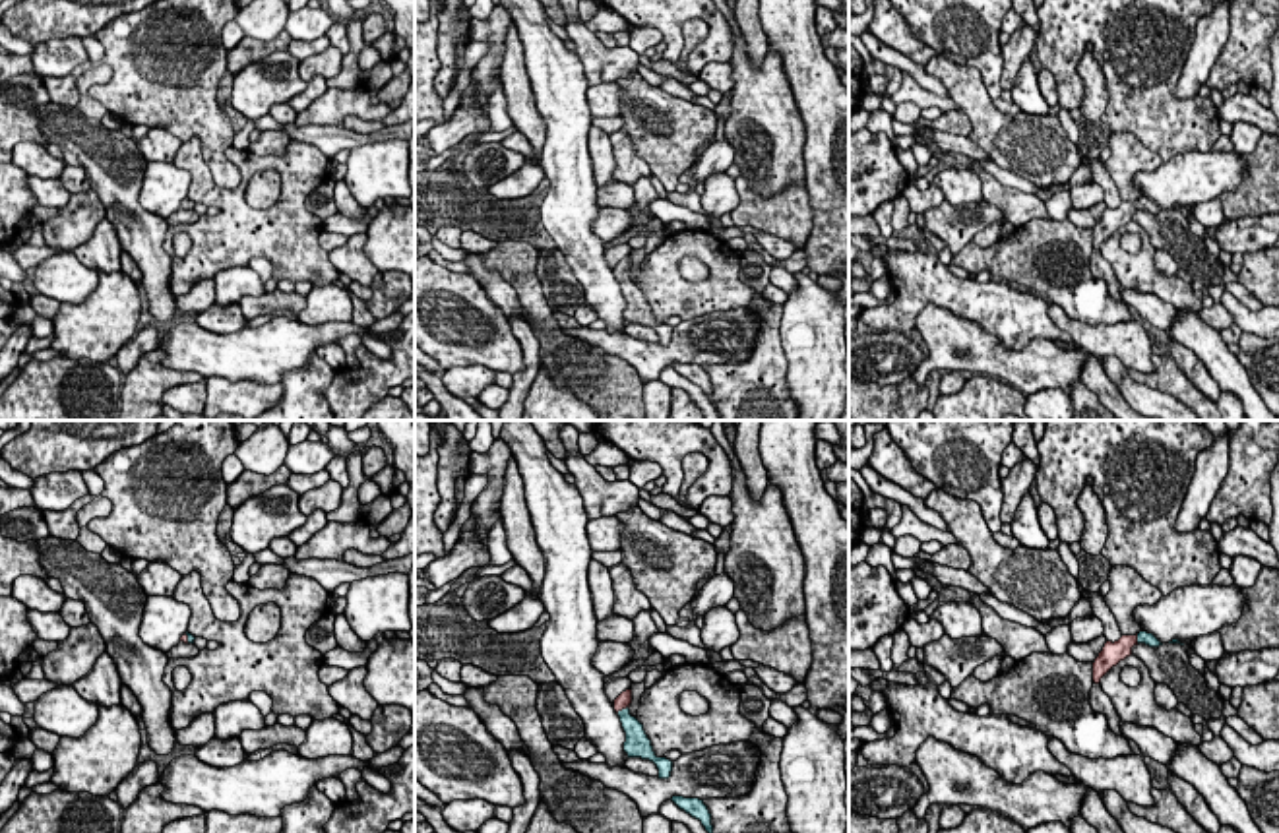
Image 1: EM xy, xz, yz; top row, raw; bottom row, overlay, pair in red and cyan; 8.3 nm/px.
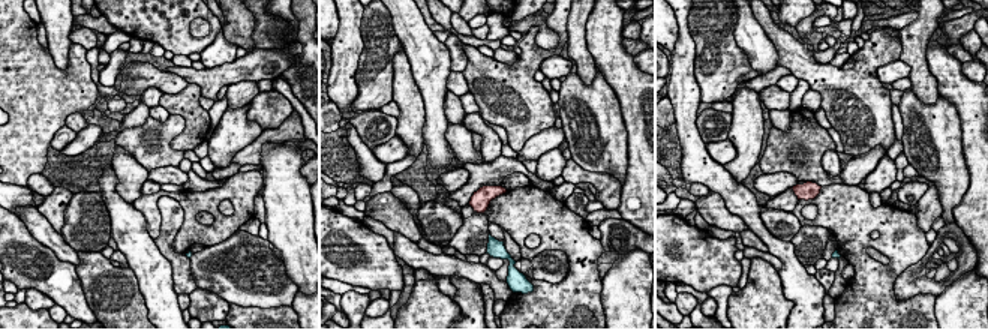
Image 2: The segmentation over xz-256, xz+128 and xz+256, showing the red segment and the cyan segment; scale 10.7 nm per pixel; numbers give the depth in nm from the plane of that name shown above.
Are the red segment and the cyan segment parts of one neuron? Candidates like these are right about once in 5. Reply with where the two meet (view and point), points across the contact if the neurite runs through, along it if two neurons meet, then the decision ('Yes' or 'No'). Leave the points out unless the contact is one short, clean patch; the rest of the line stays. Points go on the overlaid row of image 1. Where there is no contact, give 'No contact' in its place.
Touches red at xz (621, 709). Path across: xz (624, 698), (621, 709), (634, 731). Yes

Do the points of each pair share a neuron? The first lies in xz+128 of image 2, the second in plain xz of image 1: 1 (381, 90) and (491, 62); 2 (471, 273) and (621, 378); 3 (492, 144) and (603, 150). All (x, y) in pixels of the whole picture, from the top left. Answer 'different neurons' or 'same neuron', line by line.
1: same neuron
2: different neurons
3: different neurons

